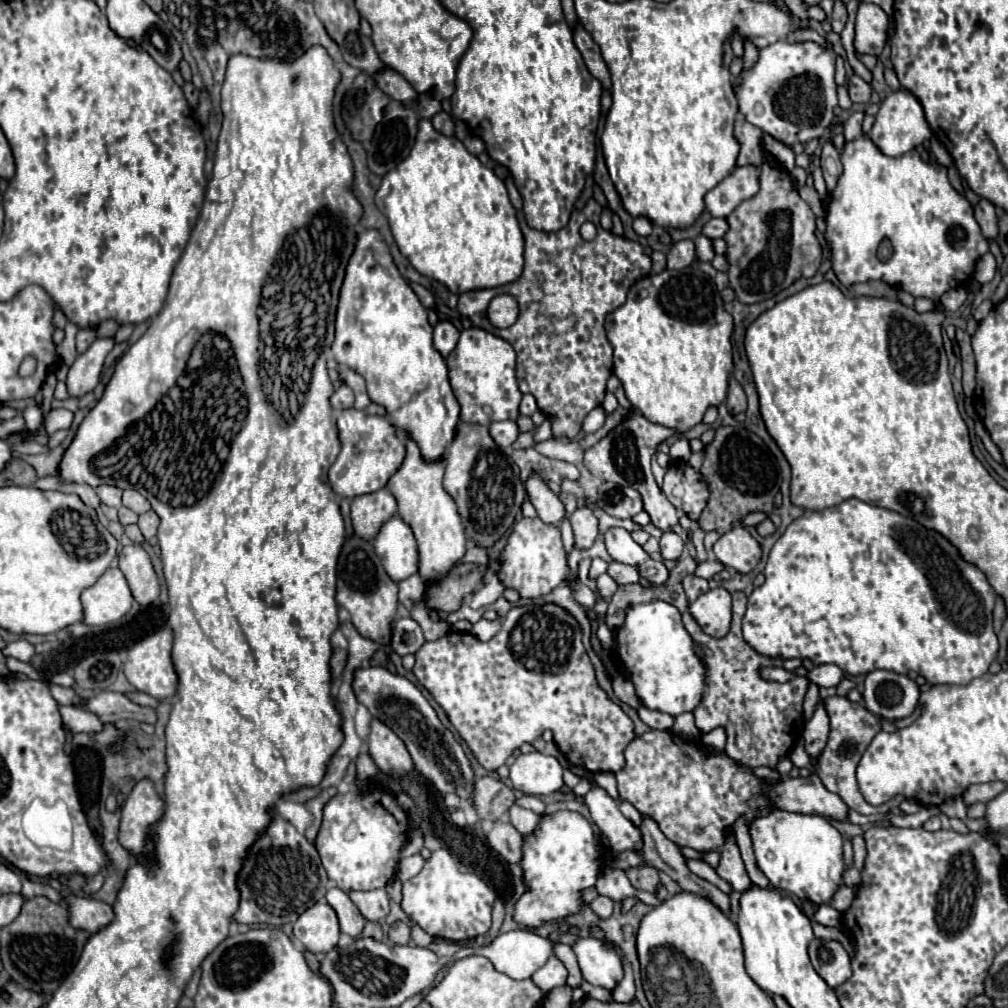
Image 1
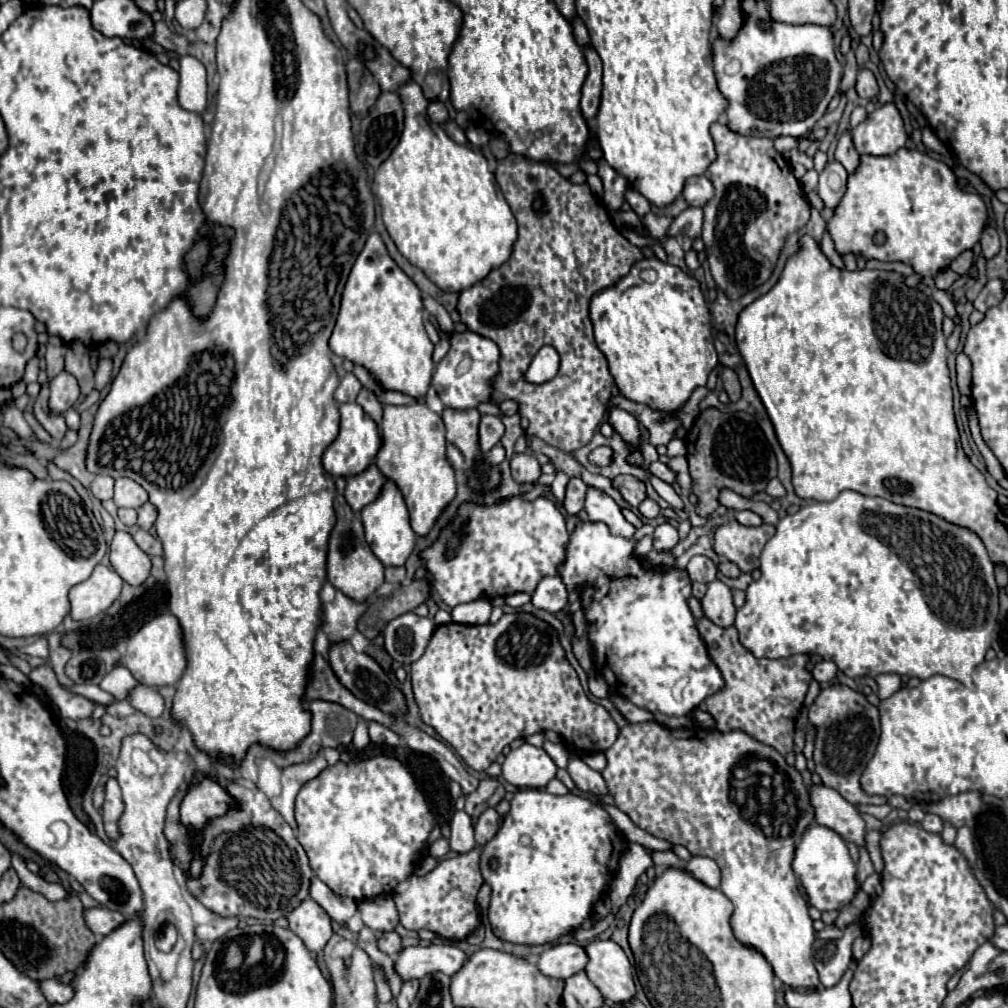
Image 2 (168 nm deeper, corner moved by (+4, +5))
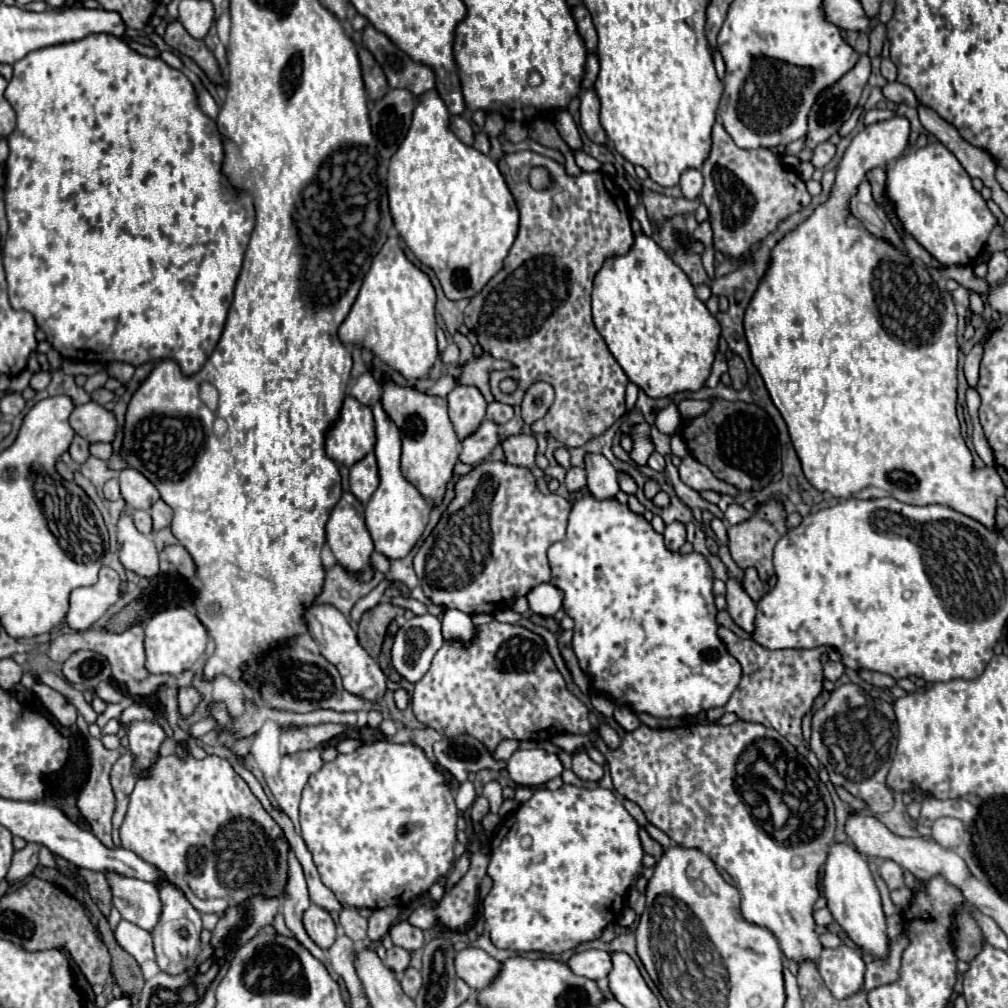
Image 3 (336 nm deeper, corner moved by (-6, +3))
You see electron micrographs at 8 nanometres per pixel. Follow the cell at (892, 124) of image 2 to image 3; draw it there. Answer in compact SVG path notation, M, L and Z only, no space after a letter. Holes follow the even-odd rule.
M893 115L891 119L873 123L855 135L855 139L847 147L847 151L839 163L831 199L825 205L819 205L805 223L801 223L793 233L785 235L773 249L771 267L769 267L767 275L763 277L757 293L753 295L753 299L745 311L745 335L749 341L753 365L759 369L775 407L781 411L781 415L789 427L793 447L803 465L803 473L815 489L819 489L821 493L831 493L837 499L895 497L897 501L903 501L909 505L935 505L937 503L937 505L951 507L951 509L983 523L987 529L995 531L997 497L1005 495L1007 487L995 467L977 469L973 465L973 457L961 437L959 419L957 419L957 411L955 411L955 407L957 407L957 353L959 353L957 335L955 335L957 333L957 313L953 307L951 293L947 293L945 289L939 289L939 285L931 279L931 275L927 273L927 269L921 261L915 259L915 263L913 263L911 257L907 257L903 251L895 249L893 245L875 239L865 229L847 225L849 195L853 195L853 191L857 191L857 183L861 183L865 179L865 173L869 169L887 167L893 159L903 155L907 145L909 145L909 121L901 115Z

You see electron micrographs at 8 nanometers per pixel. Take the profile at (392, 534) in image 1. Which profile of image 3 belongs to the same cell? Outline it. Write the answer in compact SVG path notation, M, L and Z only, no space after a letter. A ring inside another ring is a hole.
M381 401L373 405L373 417L375 417L375 431L377 431L375 455L377 455L381 483L365 507L365 523L373 537L375 551L385 555L387 559L403 559L421 539L425 525L429 523L431 509L425 503L425 499L421 499L421 493L401 475L401 469L399 469L401 437L399 437L397 425L389 419Z

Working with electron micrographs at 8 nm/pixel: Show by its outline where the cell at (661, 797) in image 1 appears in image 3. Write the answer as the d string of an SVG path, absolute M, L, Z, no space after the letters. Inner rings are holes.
M737 721L733 725L727 727L719 727L719 725L693 725L693 727L677 727L677 729L651 729L647 725L641 725L639 729L625 733L623 743L617 749L609 749L603 739L595 737L593 745L605 755L609 769L611 769L611 777L613 777L613 785L615 791L637 803L647 821L651 825L655 825L657 829L661 829L675 845L687 847L687 849L699 849L701 853L705 853L715 865L719 865L721 869L725 869L731 877L733 877L733 885L739 889L741 893L741 915L745 921L753 923L753 925L761 925L767 927L779 941L779 947L783 951L783 955L789 961L795 961L797 965L805 963L805 961L819 961L821 955L821 941L819 935L815 931L815 919L813 919L813 905L819 899L819 889L817 889L817 877L819 877L819 869L825 863L827 857L827 847L835 837L835 811L833 811L833 801L831 795L825 787L825 783L819 779L817 771L807 763L805 755L799 755L795 751L795 747L781 737L777 731L759 725L759 723L747 723L747 721Z

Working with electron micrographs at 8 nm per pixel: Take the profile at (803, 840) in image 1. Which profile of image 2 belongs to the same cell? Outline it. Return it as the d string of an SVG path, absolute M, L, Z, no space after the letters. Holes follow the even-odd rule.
M821 825L805 829L795 849L793 871L801 879L801 885L809 895L809 903L815 905L819 911L841 911L855 899L859 891L857 867L849 855L847 843L835 831Z

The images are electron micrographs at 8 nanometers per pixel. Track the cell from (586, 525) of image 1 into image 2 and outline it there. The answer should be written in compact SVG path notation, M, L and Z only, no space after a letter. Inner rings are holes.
M571 477L565 489L565 501L563 507L569 515L577 515L583 509L583 499L585 499L587 485L581 481L581 477Z

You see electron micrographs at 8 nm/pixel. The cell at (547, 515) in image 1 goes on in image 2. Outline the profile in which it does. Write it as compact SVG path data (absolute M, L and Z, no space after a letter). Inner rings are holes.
M515 453L509 463L511 463L511 475L517 483L535 483L541 475L539 461L529 453Z

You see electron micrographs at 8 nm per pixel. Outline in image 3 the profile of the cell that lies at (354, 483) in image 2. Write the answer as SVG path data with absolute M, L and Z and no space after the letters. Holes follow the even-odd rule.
M369 453L365 459L361 459L351 467L349 483L351 483L351 493L361 503L367 503L371 499L371 495L379 487L379 469L375 461L375 453Z

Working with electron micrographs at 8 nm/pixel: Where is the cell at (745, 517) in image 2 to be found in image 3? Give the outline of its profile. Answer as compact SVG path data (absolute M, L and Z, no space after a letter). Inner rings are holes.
M731 505L727 511L725 511L725 519L731 523L731 525L737 525L737 523L743 523L747 519L751 519L751 513L747 509L743 509L741 505Z

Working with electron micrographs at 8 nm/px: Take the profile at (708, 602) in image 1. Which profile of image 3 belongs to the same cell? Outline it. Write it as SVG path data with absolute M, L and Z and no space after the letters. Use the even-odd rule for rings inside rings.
M727 579L727 613L731 615L731 619L735 621L735 625L739 625L743 631L751 633L753 631L753 615L755 615L755 605L751 601L751 597L745 593L745 589L741 587L741 583L737 579Z

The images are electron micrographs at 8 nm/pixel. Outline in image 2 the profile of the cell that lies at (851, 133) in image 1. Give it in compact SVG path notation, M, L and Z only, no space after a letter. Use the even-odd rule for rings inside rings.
M845 133L839 143L837 143L837 151L835 151L835 159L847 169L847 173L853 173L859 167L859 155L853 147L851 141L851 133Z

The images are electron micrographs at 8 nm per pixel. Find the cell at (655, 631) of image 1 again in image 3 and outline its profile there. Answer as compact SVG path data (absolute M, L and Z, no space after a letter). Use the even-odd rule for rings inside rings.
M587 493L583 499L573 503L565 539L555 543L549 549L549 565L551 565L551 583L557 585L565 593L563 609L575 621L573 649L577 653L579 665L581 665L583 671L587 671L591 675L593 687L597 691L609 693L615 703L629 705L635 713L649 713L653 717L695 717L701 711L707 711L711 707L723 707L729 701L729 697L733 695L733 691L739 685L741 667L739 667L737 659L727 653L725 645L717 637L717 623L715 623L717 609L713 605L713 591L711 591L713 573L711 573L711 567L707 565L703 555L699 555L699 553L679 555L679 553L669 551L663 543L663 537L653 531L651 523L647 523L641 515L631 513L627 505L621 505L617 499L597 501Z

